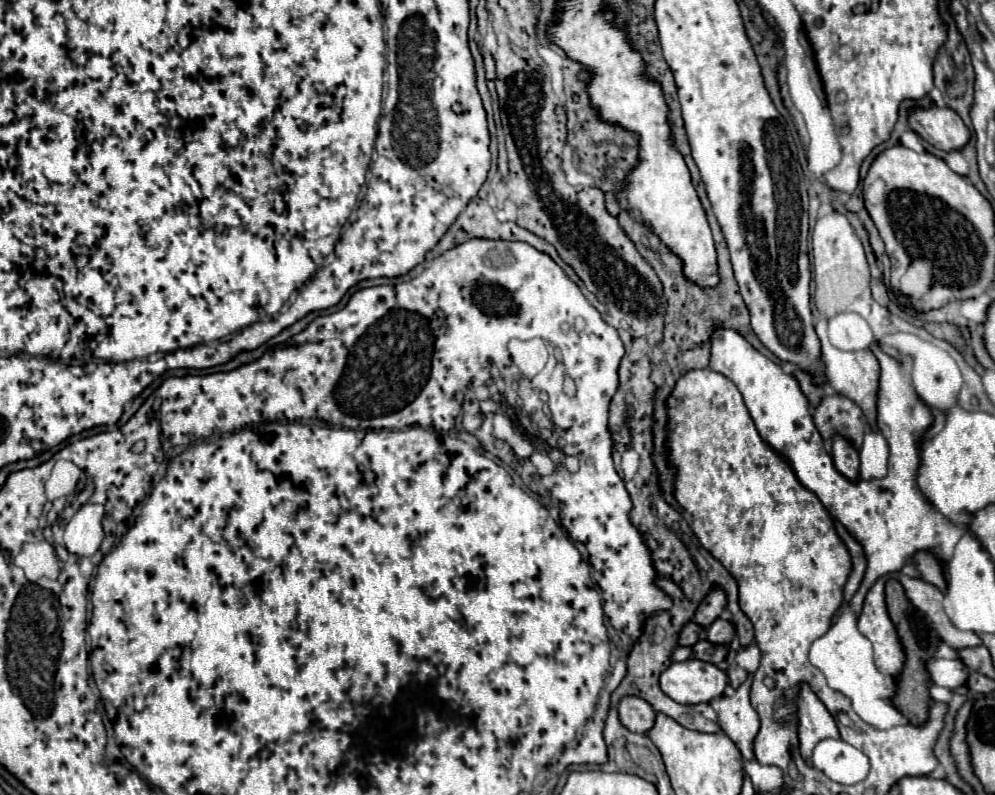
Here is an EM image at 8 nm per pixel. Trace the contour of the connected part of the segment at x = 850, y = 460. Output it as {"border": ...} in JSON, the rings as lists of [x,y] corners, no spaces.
{"border":[[[841,435],[833,437],[833,459],[839,473],[843,473],[851,481],[859,479],[859,453]]]}

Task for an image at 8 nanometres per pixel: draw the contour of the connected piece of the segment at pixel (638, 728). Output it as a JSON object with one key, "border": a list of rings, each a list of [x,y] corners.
{"border":[[[623,697],[619,703],[619,719],[633,733],[647,733],[655,723],[655,709],[641,697]]]}

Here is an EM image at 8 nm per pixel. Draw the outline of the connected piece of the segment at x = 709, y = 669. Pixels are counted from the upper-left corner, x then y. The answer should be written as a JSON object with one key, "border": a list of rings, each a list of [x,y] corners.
{"border":[[[699,659],[671,663],[661,673],[661,689],[673,701],[687,705],[709,703],[713,697],[723,695],[727,683],[727,673],[723,669]]]}

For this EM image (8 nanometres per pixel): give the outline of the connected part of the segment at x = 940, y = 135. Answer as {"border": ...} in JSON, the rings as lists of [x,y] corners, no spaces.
{"border":[[[913,109],[909,125],[917,135],[923,137],[923,141],[945,153],[963,149],[971,139],[971,131],[953,109]]]}

